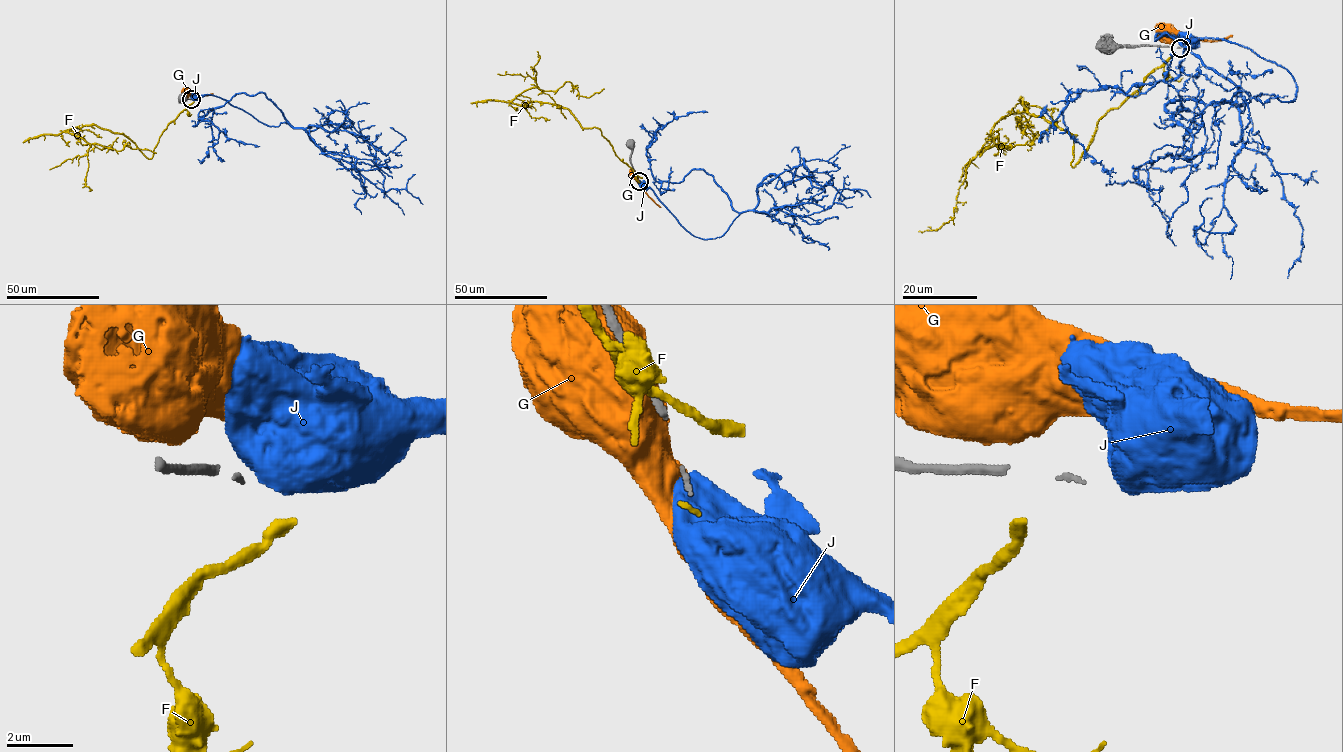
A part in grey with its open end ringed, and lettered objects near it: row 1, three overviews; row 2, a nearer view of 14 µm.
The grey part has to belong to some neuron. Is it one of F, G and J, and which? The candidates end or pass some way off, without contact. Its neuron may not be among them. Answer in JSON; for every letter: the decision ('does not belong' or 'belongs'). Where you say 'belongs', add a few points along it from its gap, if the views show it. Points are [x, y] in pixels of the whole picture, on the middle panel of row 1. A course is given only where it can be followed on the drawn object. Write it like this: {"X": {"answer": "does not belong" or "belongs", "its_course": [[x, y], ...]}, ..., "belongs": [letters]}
{"F": {"answer": "does not belong"}, "G": {"answer": "does not belong"}, "J": {"answer": "does not belong"}, "belongs": []}

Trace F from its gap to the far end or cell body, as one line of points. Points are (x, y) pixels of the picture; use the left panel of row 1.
F: (193, 102), (168, 124), (150, 159), (121, 133), (95, 125), (64, 131), (118, 151), (127, 145), (156, 153)

